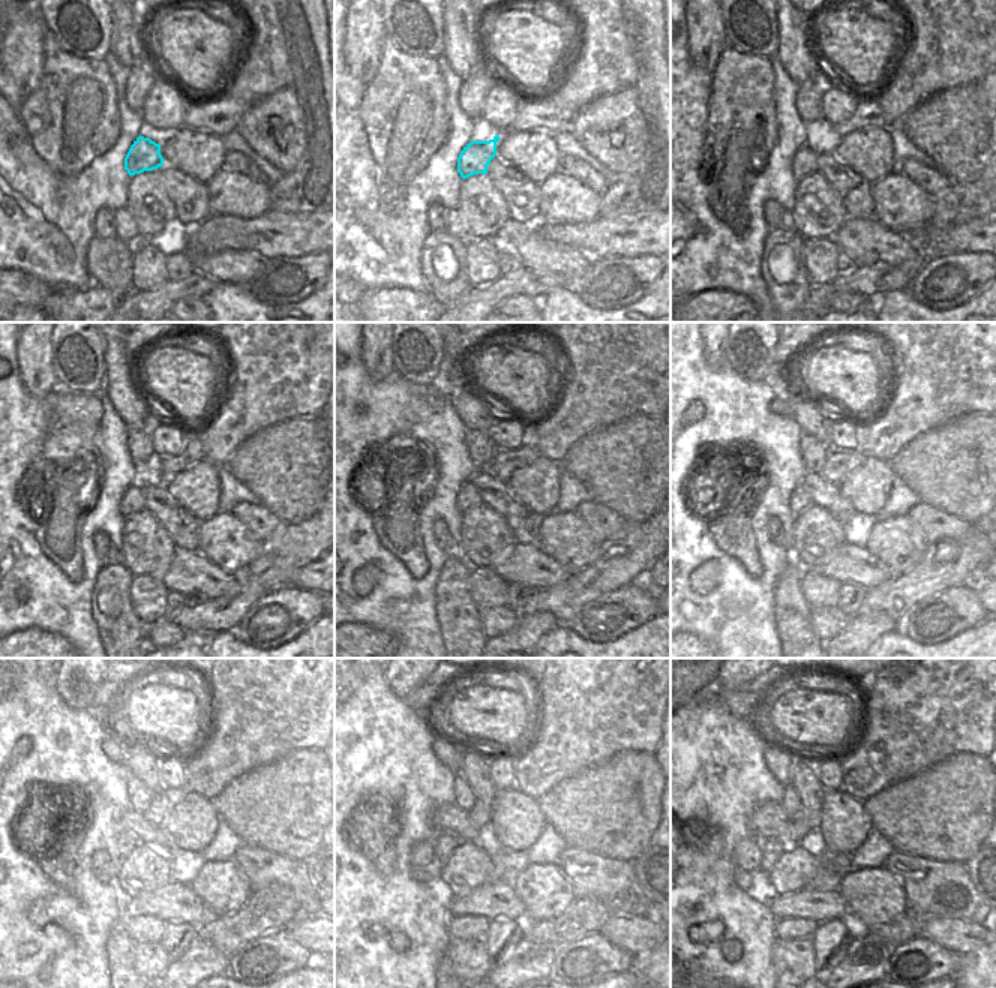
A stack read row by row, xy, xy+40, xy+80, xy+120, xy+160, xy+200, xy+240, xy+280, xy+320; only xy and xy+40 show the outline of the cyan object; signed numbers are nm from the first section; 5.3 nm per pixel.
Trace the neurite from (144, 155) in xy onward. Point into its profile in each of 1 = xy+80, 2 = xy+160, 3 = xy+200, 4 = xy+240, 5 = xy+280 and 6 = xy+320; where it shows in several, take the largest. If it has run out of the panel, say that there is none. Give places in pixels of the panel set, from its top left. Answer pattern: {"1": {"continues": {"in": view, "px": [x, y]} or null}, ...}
{"1": {"continues": {"in": "xy+80", "px": [804, 164]}}, "2": {"continues": {"in": "xy+160", "px": [467, 496]}}, "3": {"continues": {"in": "xy+200", "px": [800, 501]}}, "4": {"continues": {"in": "xy+240", "px": [126, 840]}}, "5": {"continues": {"in": "xy+280", "px": [444, 844]}}, "6": {"continues": {"in": "xy+320", "px": [773, 849]}}}

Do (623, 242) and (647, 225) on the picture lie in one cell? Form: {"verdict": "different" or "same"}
{"verdict": "same"}

